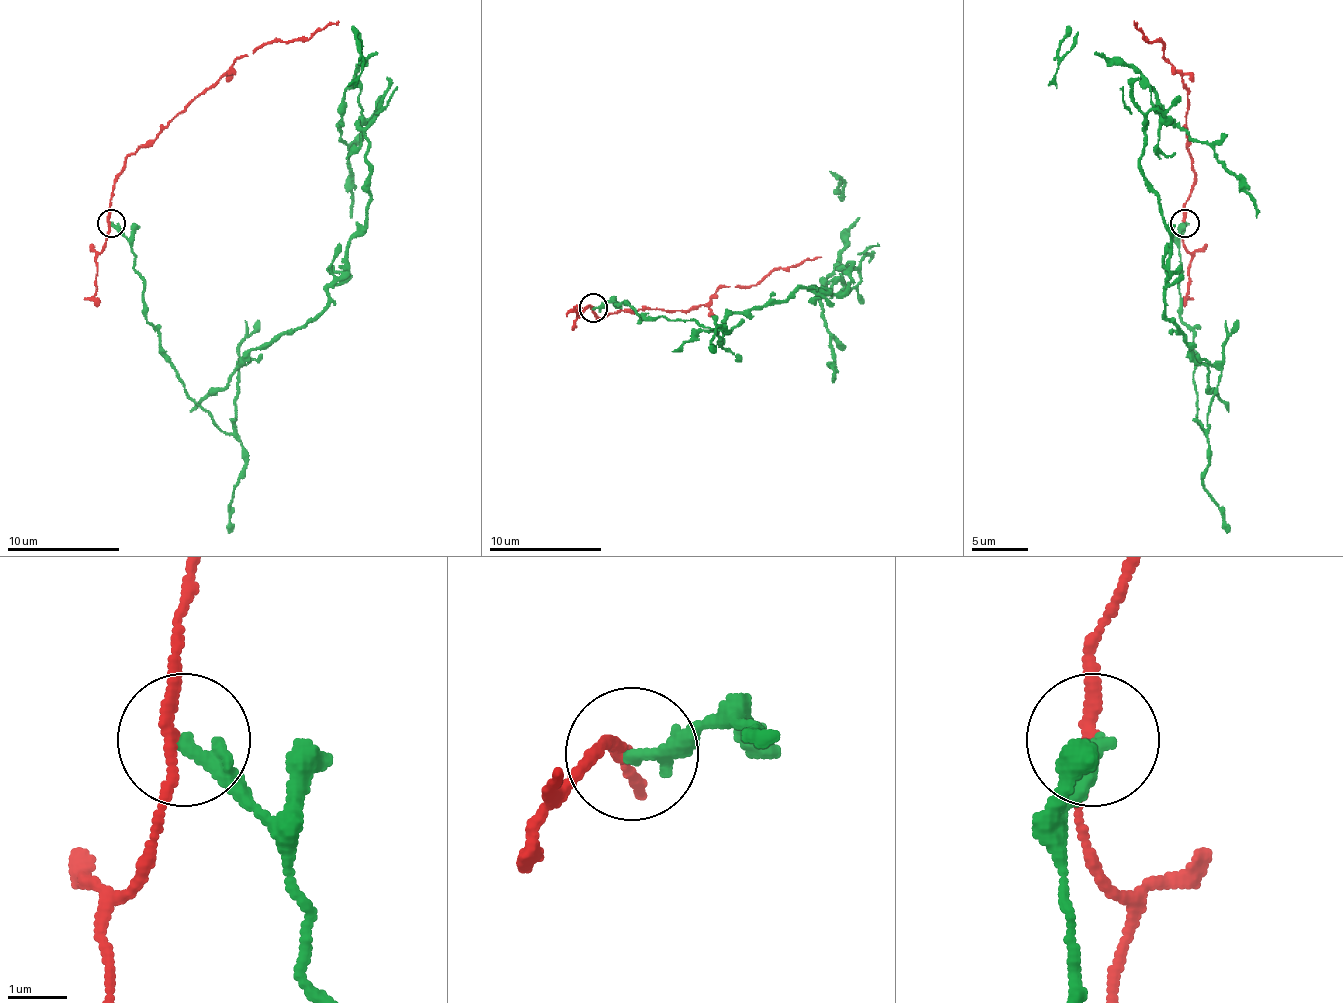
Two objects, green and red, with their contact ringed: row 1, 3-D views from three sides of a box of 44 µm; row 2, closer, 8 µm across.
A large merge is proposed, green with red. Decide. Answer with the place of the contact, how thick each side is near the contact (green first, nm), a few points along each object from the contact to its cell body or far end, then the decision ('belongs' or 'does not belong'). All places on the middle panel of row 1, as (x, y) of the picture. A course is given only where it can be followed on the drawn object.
at (593, 307); 280 nm thick on the green side, 170 nm on the other; green runs (592, 308), (719, 345), (730, 314), (840, 294), (848, 263), (820, 300), (832, 378); red runs (592, 308), (606, 317), (640, 308), (682, 311), (705, 305), (725, 286), (753, 286), (775, 269), (820, 258); does not belong

